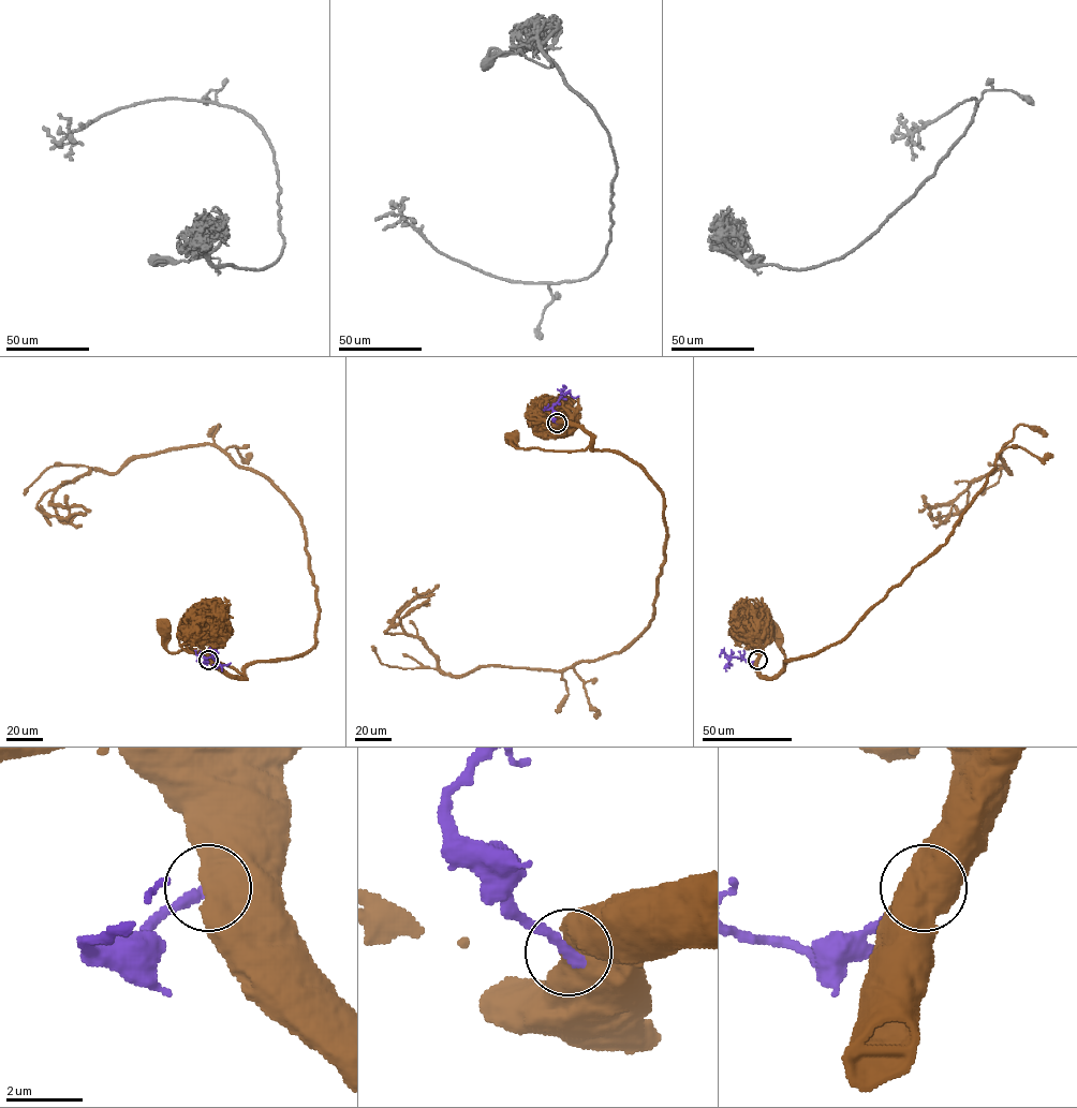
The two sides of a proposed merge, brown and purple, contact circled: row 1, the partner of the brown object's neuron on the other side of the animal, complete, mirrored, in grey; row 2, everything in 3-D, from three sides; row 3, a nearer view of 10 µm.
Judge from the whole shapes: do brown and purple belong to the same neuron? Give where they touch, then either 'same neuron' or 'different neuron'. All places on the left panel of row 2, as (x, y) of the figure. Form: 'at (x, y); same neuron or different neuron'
at (208, 660); different neuron

